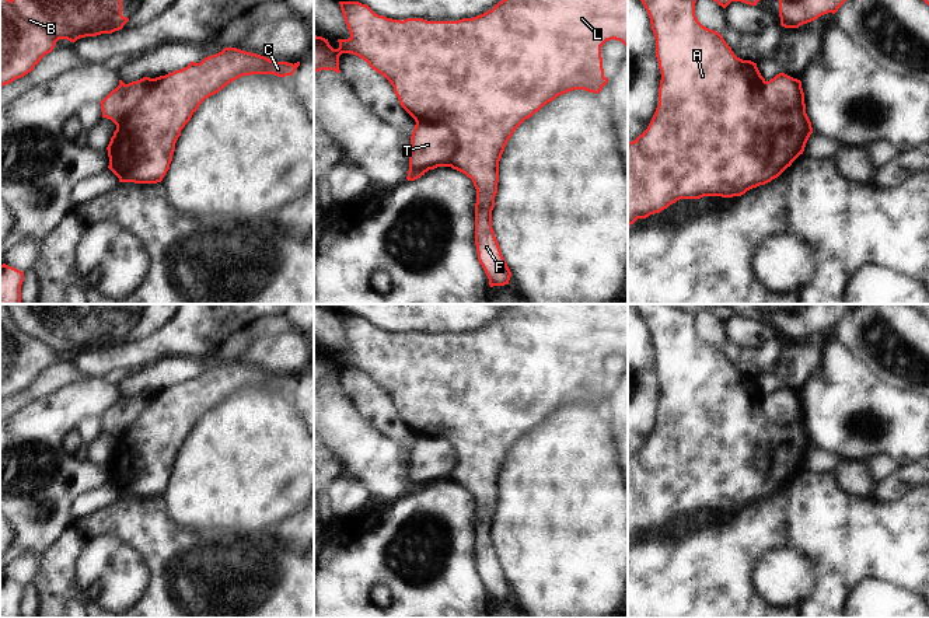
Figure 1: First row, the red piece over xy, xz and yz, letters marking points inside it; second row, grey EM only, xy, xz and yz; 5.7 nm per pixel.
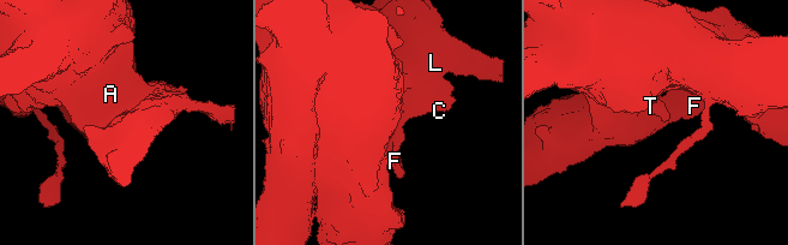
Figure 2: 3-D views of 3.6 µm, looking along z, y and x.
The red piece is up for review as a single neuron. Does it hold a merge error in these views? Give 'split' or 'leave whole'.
split

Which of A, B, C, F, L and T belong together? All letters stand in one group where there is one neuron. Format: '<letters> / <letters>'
A B C F L / T

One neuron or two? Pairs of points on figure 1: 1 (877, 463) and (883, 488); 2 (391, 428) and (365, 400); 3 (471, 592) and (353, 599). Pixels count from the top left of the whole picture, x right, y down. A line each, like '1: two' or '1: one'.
1: two
2: one
3: one

